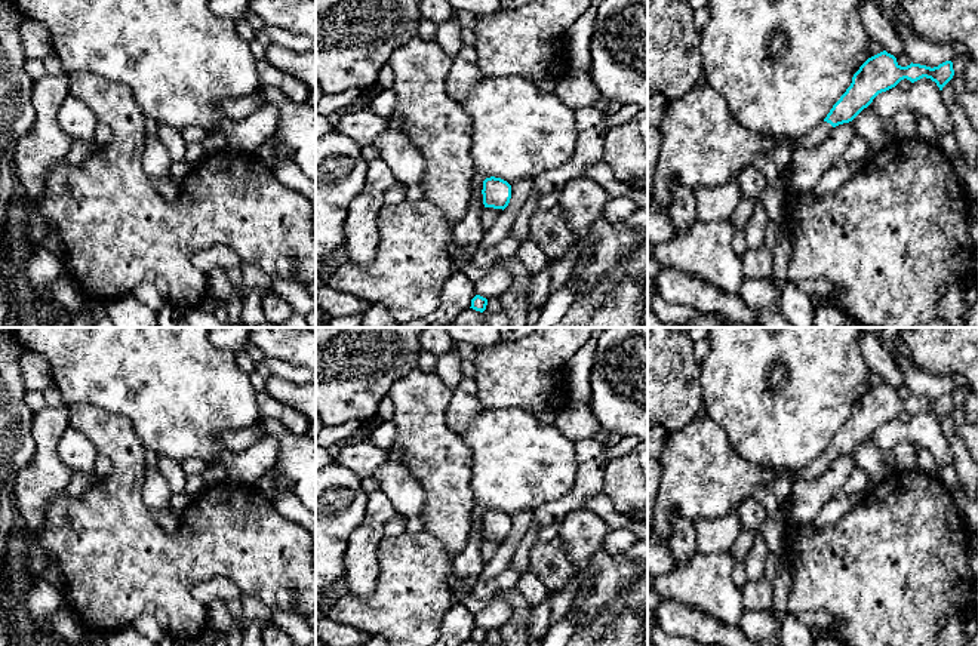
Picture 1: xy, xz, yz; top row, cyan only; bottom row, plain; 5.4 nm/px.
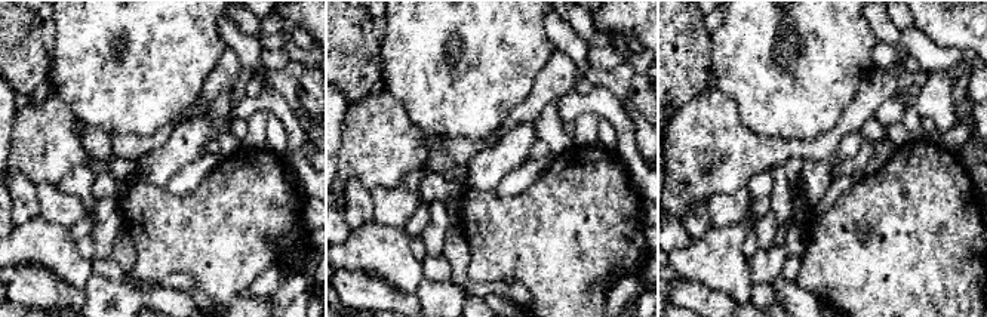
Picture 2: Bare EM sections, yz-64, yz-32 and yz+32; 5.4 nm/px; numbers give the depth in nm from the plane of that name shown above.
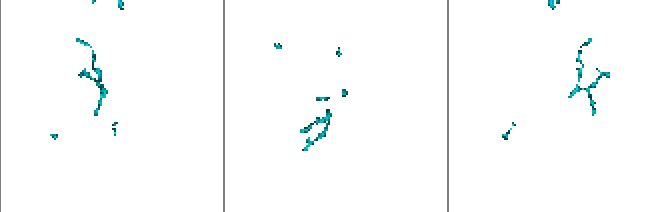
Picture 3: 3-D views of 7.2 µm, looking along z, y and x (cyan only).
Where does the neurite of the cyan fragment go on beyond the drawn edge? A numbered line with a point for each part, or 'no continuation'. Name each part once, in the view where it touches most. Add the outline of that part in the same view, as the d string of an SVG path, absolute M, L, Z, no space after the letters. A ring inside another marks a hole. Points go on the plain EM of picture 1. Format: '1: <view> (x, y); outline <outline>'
1: yz (701, 476); outline M707 415L695 416L685 427L667 436L659 456L658 495L652 519L652 532L668 539L673 533L671 517L682 516L689 522L696 519L716 520L735 513L738 505L751 498L759 486L774 486L778 474L788 473L794 483L819 479L833 458L822 453L803 468L778 470L754 465L742 459L731 446L723 428Z

